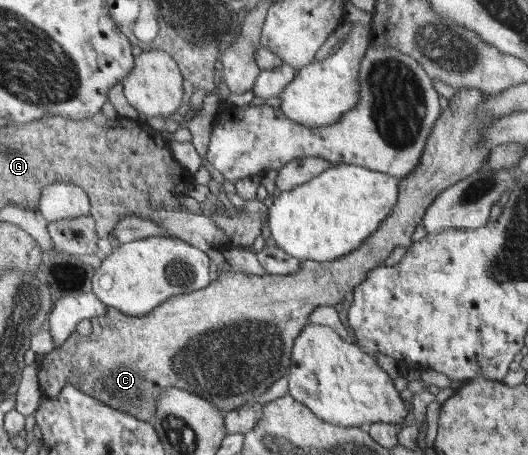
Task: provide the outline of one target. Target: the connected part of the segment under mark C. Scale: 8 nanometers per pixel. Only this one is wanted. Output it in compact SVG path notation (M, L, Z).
M474 88L457 90L449 100L448 108L444 108L443 115L435 124L419 166L399 180L398 204L394 206L392 214L355 251L328 262L301 261L300 268L287 275L266 273L260 276L236 269L219 272L216 284L212 283L199 291L172 296L146 316L125 315L114 307L107 307L106 314L90 319L94 330L92 335L81 336L75 332L64 344L46 353L37 364L37 379L42 394L58 396L61 389L70 384L112 408L149 422L155 419L160 398L163 398L162 392L166 392L168 388L182 388L192 394L204 396L225 413L262 396L276 380L290 371L295 340L309 323L310 314L319 306L334 307L349 298L350 293L364 282L373 268L378 264L384 266L384 260L396 246L408 249L418 222L423 222L422 216L427 214L434 200L449 187L478 172L487 162L490 148L483 143L483 131L488 122L497 118L481 119L476 116L476 109L485 101L485 96Z

